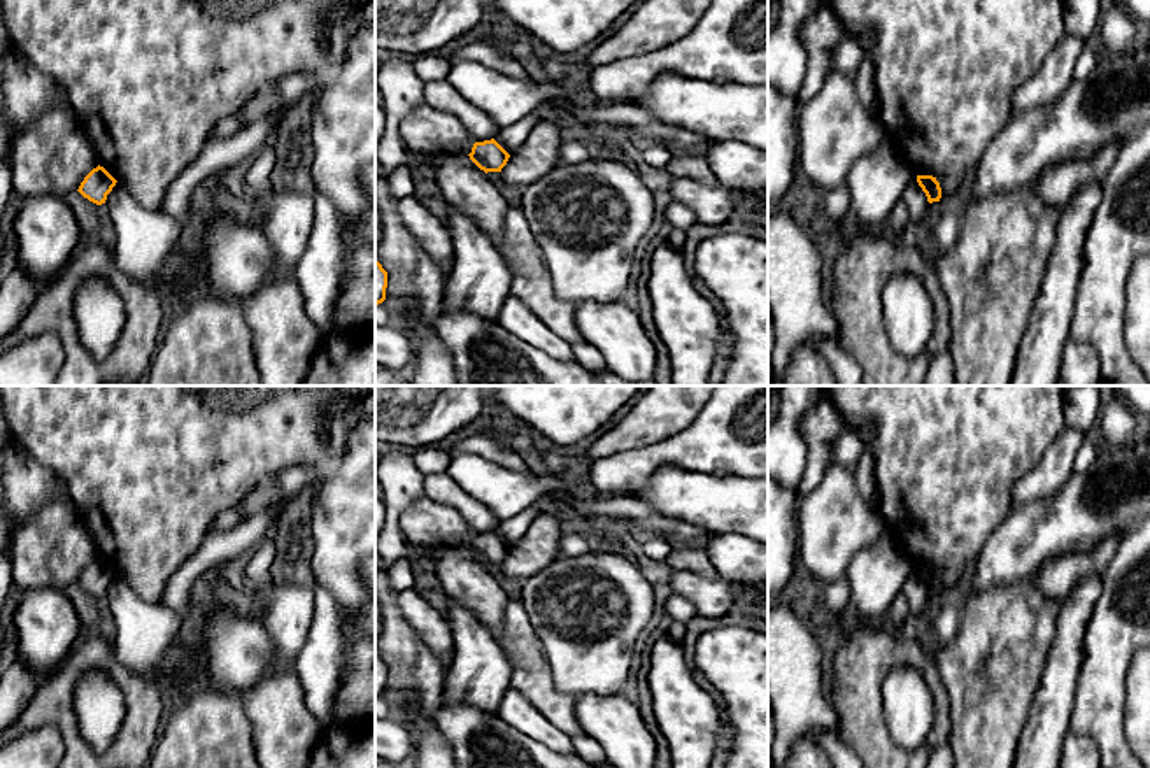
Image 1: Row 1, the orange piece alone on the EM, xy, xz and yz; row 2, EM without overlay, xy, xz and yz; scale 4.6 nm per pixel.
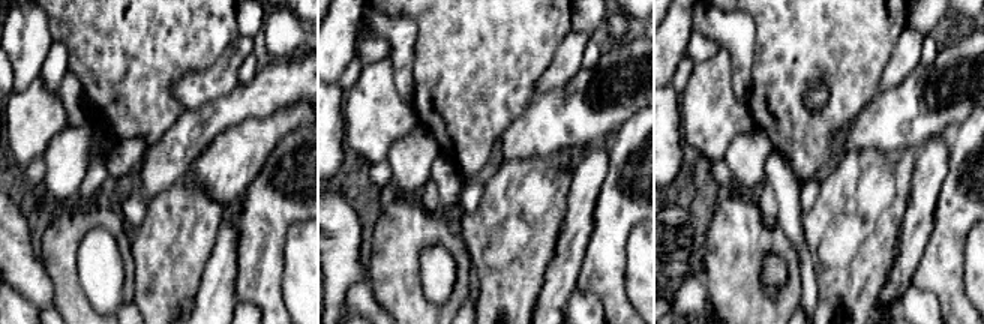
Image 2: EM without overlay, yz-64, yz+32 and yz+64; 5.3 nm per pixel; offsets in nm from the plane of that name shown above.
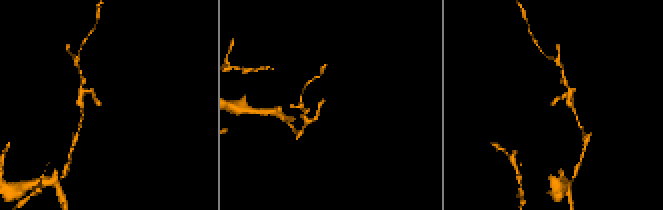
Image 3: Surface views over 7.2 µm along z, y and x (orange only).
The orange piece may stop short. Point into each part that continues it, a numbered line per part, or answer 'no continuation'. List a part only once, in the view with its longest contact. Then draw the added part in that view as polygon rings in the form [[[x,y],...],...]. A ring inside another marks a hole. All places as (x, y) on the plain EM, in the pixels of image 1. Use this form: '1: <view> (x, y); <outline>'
no continuation

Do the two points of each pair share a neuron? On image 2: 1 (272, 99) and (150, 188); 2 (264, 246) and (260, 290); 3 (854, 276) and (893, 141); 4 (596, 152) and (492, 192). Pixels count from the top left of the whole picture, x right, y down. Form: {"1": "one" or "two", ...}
{"1": "one", "2": "one", "3": "two", "4": "two"}

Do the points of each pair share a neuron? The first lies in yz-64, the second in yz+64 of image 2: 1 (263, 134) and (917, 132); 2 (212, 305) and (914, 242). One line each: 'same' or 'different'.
1: same
2: same

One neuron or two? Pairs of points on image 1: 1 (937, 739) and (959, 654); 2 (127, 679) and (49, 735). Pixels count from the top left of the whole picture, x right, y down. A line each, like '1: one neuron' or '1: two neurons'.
1: two neurons
2: two neurons

